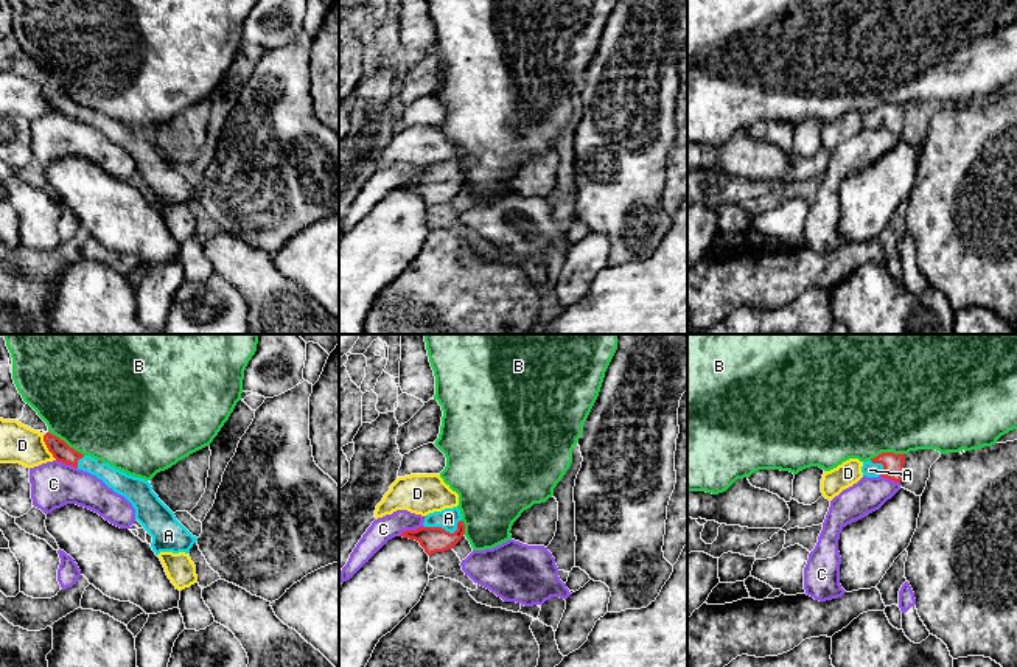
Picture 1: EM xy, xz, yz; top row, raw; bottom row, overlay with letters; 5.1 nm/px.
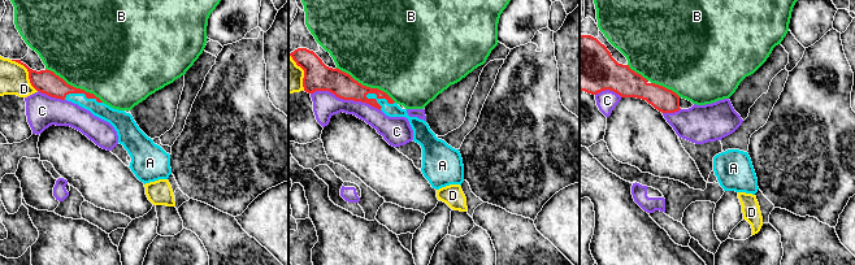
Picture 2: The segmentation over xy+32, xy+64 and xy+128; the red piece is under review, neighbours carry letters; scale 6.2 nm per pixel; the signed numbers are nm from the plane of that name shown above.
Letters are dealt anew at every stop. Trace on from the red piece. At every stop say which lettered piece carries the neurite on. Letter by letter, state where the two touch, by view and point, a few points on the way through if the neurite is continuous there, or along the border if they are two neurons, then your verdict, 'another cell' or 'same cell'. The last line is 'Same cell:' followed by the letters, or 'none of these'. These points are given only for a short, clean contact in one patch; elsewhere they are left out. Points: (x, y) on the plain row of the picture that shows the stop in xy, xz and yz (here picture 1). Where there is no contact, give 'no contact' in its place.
A: xz (445, 182) | across xz (433, 192), (445, 182), (448, 170) | same cell
B: xy (66, 95) | another cell
C: xz (411, 182) | another cell
D: xy (47, 98) | another cell
Same cell: A

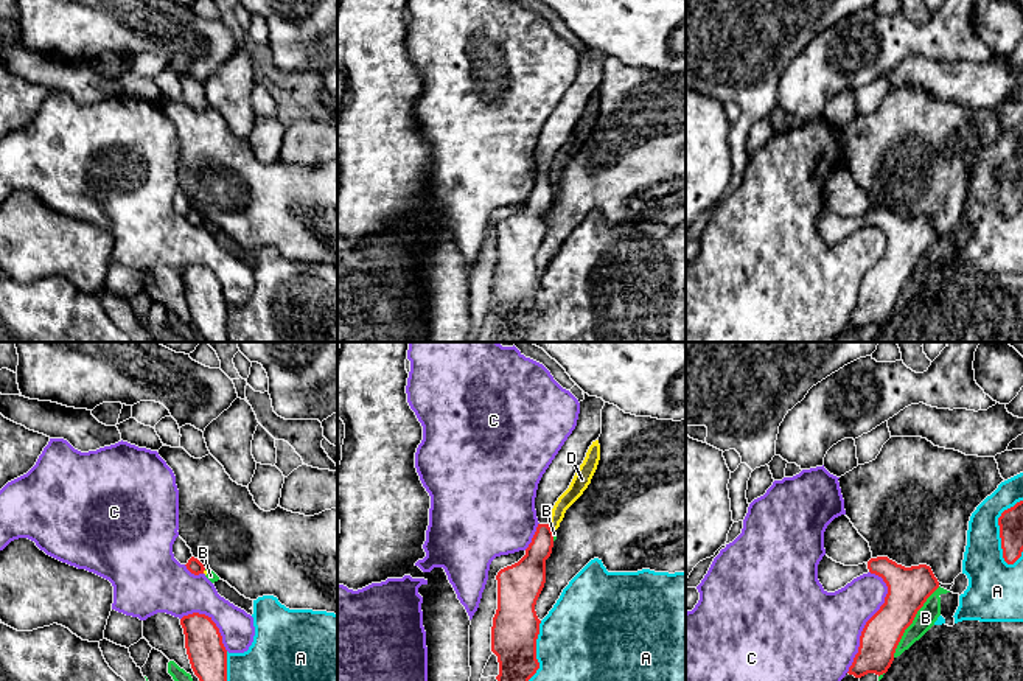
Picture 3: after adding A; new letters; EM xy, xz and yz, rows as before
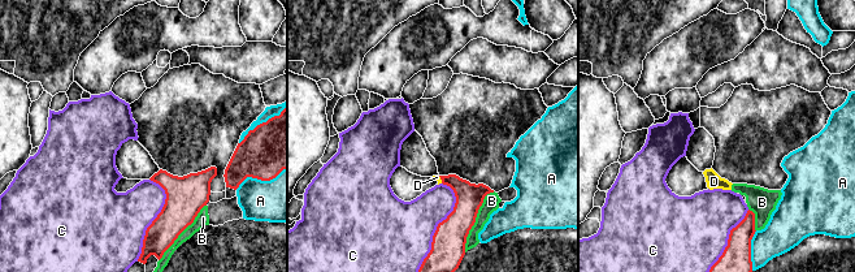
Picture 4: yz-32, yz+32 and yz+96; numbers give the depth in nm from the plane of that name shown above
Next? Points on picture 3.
A: yz (1000, 181) | another cell
B: yz (911, 274) | another cell
C: yz (869, 271) | another cell
D: xz (551, 181) | along xz (548, 176), (552, 184) | another cell
Same cell: none of these

